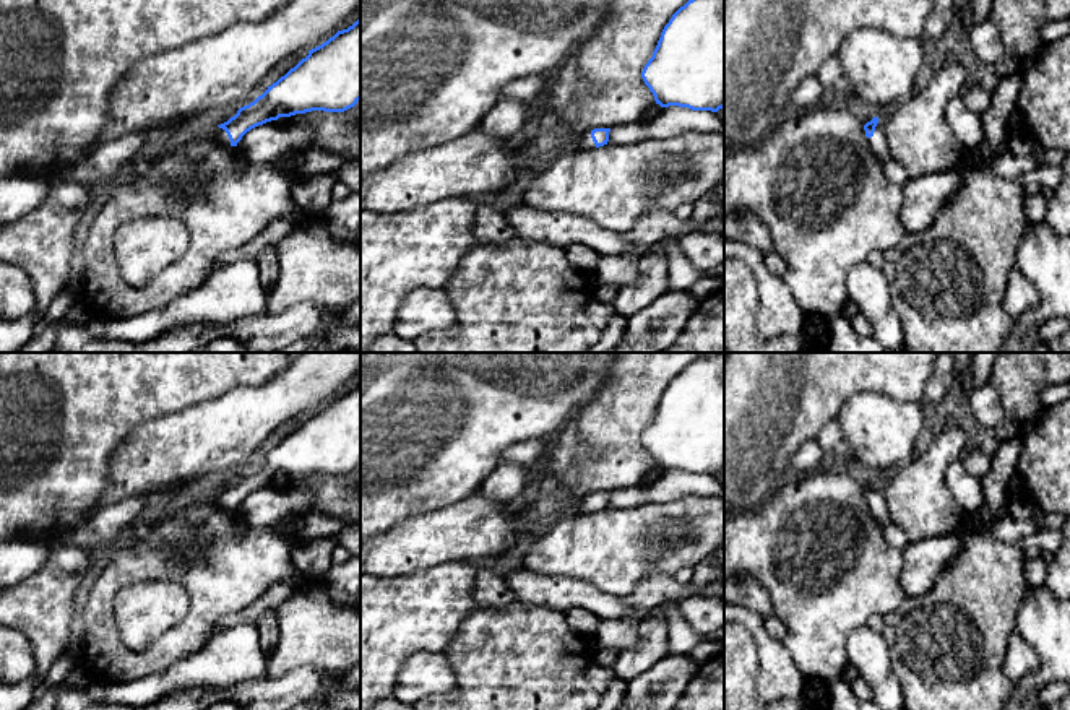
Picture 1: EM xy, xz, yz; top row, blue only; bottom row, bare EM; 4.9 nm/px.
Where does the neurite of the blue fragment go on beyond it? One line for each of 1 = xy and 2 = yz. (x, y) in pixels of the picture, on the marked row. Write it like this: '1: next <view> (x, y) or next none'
1: next xy (221, 135)
2: next yz (879, 143)

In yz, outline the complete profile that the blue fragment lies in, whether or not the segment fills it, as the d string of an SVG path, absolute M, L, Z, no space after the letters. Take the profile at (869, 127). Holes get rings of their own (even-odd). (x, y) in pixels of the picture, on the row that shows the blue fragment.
M874 117L870 122L864 125L865 136L874 149L874 153L885 162L891 159L891 153L888 148L888 141L885 138L885 132L880 125L878 117Z

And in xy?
M360 19L347 29L338 31L321 45L308 50L294 68L258 96L248 106L237 110L227 122L216 125L216 138L224 146L237 146L252 128L279 117L291 117L312 110L344 112L360 99Z

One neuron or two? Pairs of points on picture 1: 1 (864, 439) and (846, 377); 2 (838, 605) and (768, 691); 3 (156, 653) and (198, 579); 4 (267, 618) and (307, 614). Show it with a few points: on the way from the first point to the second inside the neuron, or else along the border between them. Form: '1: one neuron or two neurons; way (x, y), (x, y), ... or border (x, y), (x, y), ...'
1: two neurons; border (890, 397), (858, 392), (846, 400), (837, 419)
2: two neurons; border (781, 640), (804, 676)
3: one neuron; way (176, 640), (198, 618), (198, 598)
4: two neurons; border (278, 613), (278, 640), (268, 655)

